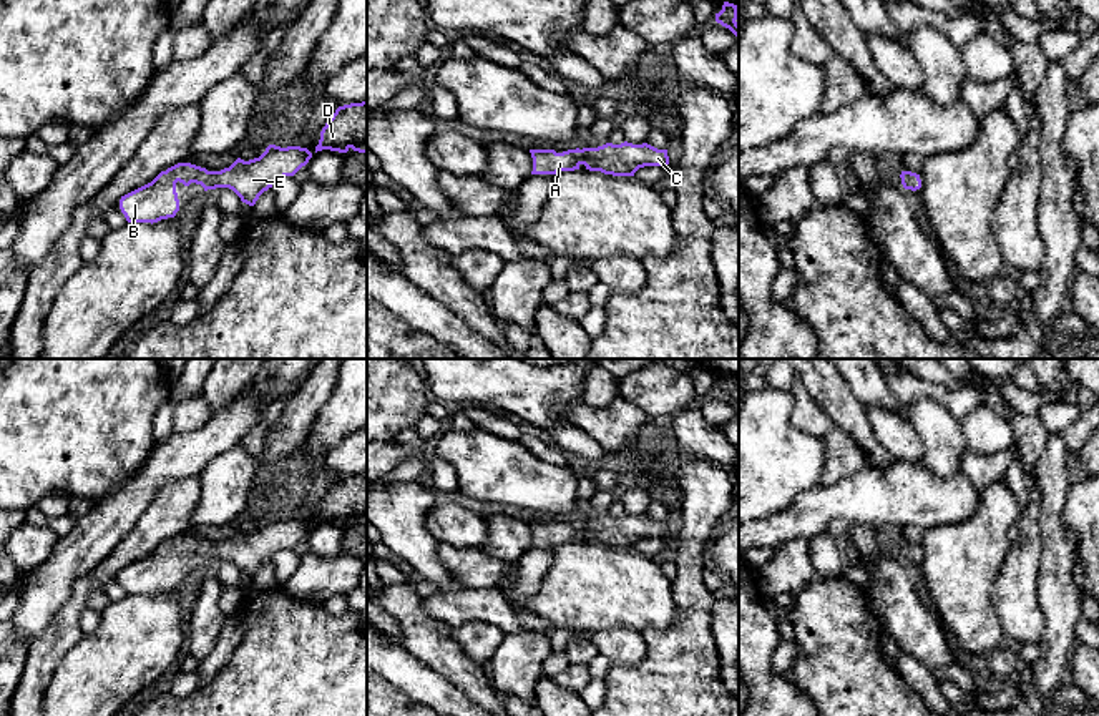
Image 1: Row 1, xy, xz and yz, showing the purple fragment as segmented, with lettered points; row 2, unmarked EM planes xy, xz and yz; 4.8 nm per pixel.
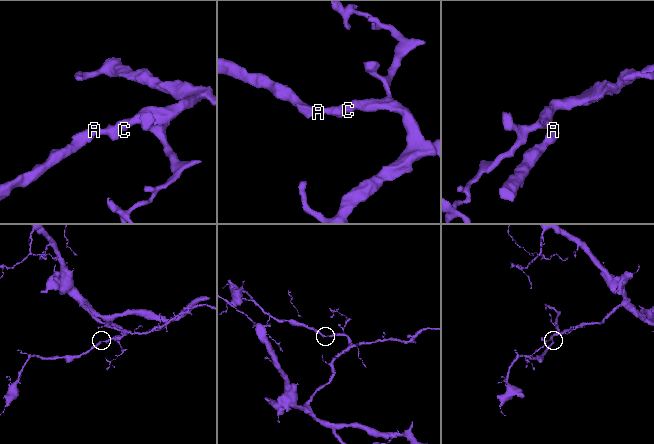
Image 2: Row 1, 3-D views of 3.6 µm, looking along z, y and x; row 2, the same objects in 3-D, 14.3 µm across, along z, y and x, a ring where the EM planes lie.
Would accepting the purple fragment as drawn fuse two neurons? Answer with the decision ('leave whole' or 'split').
leave whole

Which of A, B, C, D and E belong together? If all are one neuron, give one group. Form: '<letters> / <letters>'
A B C D E

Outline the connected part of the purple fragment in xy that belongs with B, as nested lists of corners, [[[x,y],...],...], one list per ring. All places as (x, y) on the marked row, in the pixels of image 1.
[[[269,145],[254,159],[237,158],[229,168],[208,171],[206,168],[178,163],[161,171],[151,183],[121,196],[120,209],[128,223],[158,223],[174,218],[179,211],[176,183],[201,184],[204,191],[216,188],[232,189],[242,203],[254,206],[259,196],[284,176],[294,176],[309,163],[312,153],[307,148]]]

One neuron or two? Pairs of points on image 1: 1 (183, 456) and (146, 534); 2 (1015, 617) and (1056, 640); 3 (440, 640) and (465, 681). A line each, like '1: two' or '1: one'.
1: two
2: two
3: one

